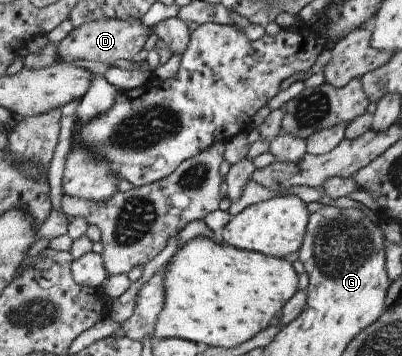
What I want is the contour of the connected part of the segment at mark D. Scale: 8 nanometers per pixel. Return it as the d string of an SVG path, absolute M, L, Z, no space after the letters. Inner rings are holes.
M135 18L88 22L73 28L65 39L57 43L59 61L73 63L77 60L87 60L111 65L119 60L132 60L144 49L145 41L152 38L153 28L143 25L141 20Z

